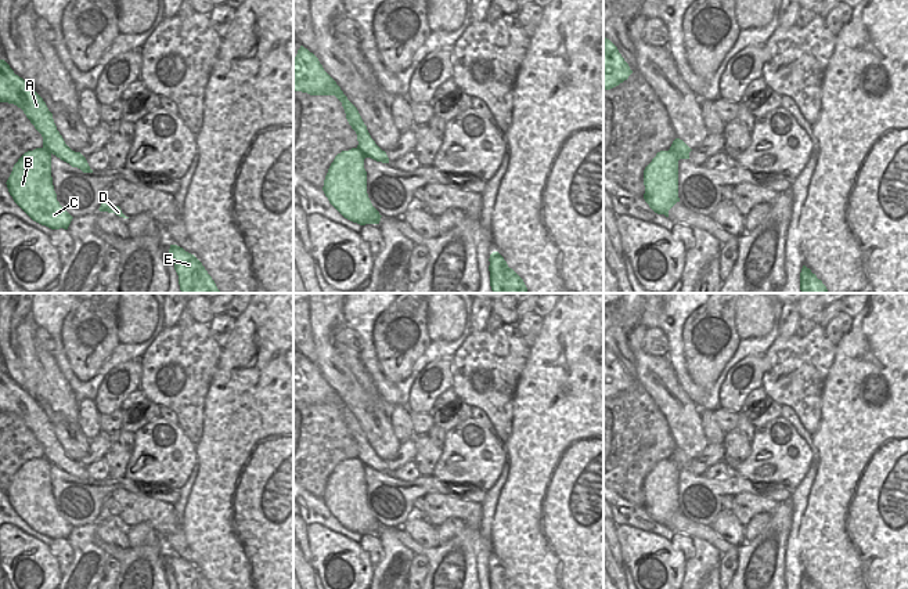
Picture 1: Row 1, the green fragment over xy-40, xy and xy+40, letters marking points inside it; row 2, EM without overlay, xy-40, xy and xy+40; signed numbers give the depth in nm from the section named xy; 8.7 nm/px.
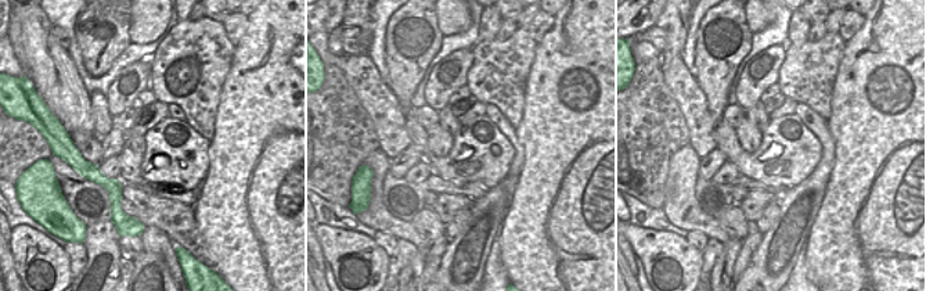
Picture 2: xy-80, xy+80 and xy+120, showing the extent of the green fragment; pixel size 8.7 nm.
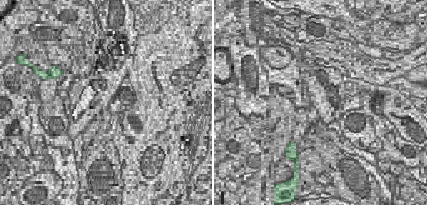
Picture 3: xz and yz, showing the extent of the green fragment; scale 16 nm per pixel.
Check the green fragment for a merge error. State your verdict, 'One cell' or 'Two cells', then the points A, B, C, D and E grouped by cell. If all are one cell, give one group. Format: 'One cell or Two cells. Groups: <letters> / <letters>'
Two cells. Groups: A D E / B C

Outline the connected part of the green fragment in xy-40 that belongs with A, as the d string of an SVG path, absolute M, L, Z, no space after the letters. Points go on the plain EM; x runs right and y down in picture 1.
M0 369L0 412L14 413L24 420L42 444L43 458L50 463L83 483L93 483L86 467L65 454L43 408L22 387L15 384L4 369Z

